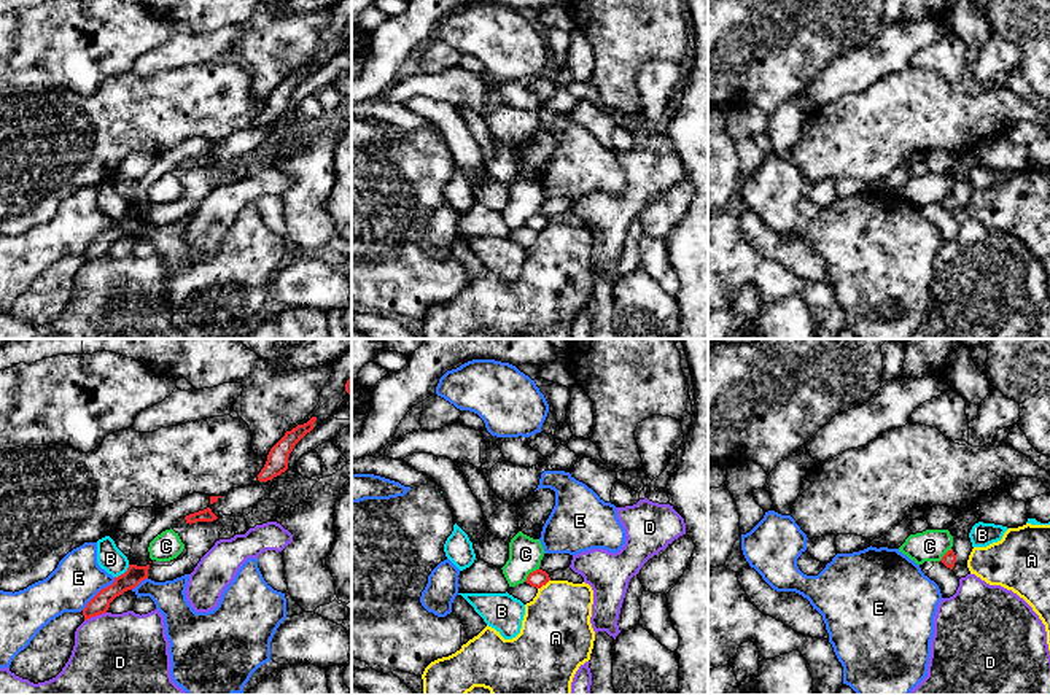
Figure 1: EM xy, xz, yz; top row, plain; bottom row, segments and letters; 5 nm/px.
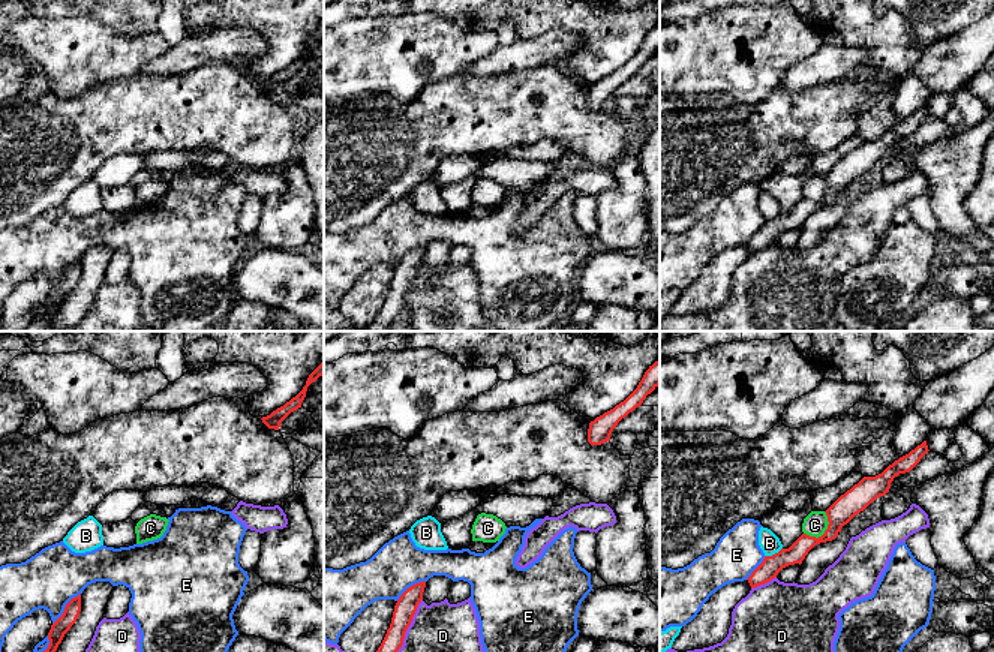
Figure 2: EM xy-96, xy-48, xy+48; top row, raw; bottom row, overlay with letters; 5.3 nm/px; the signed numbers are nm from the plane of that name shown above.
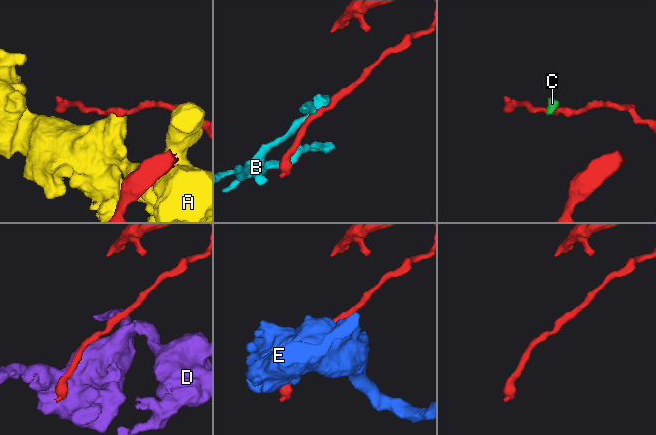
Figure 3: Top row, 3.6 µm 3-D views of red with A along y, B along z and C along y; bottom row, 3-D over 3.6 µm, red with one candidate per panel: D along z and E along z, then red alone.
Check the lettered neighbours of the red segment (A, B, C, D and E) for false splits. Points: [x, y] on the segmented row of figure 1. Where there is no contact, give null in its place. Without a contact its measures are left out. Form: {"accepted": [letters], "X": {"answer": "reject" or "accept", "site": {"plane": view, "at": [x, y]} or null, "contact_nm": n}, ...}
{"accepted": [], "A": {"answer": "reject", "site": {"plane": "xz", "at": [543, 584]}, "contact_nm": 80}, "B": {"answer": "reject", "site": {"plane": "xy", "at": [124, 573]}, "contact_nm": 100}, "C": {"answer": "reject", "site": {"plane": "xz", "at": [530, 573]}, "contact_nm": 100}, "D": {"answer": "reject", "site": {"plane": "xy", "at": [94, 616]}, "contact_nm": 120}, "E": {"answer": "reject", "site": {"plane": "xy", "at": [99, 592]}, "contact_nm": 240}}

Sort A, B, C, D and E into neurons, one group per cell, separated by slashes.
A / B C / D / E

